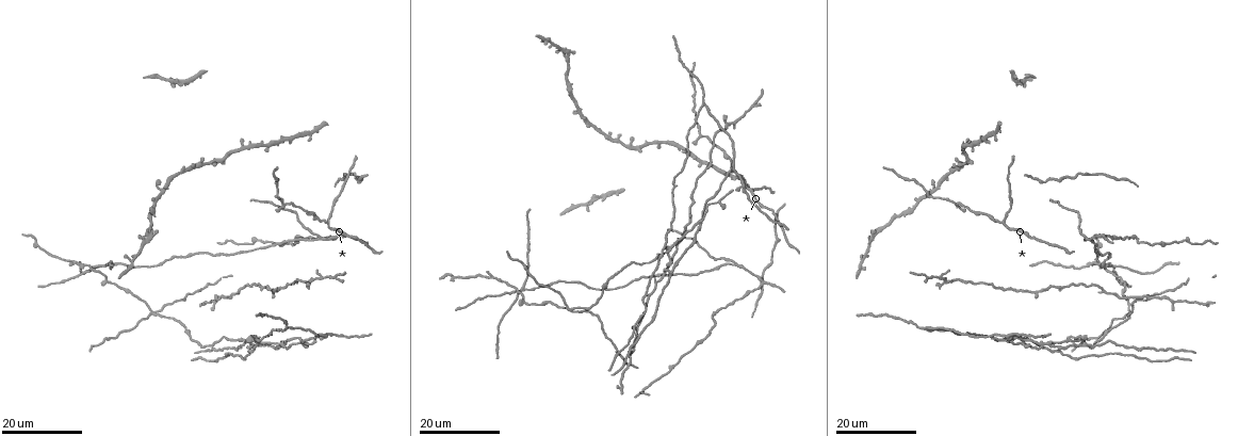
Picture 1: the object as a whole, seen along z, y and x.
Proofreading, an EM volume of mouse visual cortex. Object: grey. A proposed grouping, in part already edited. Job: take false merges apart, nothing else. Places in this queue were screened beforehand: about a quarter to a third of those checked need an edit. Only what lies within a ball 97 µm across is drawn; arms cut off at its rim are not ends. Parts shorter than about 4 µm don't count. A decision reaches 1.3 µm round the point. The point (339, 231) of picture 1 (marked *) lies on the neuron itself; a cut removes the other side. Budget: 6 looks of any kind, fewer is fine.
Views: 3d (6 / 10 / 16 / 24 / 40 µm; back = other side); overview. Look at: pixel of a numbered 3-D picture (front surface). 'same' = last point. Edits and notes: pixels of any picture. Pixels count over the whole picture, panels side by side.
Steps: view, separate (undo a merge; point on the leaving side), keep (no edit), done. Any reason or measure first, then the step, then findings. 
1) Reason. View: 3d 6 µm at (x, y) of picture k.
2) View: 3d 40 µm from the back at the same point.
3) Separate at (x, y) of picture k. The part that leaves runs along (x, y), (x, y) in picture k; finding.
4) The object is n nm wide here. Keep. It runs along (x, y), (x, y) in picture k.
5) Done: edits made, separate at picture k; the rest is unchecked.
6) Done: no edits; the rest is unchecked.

Thin arm on a thick one. View: 3d 24 µm at (318, 237) of picture 1.

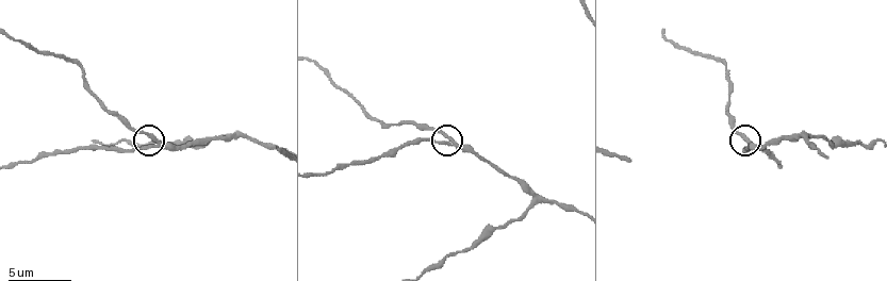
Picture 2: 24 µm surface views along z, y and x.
View: 3d 6 µm at (452, 140) of picture 2.

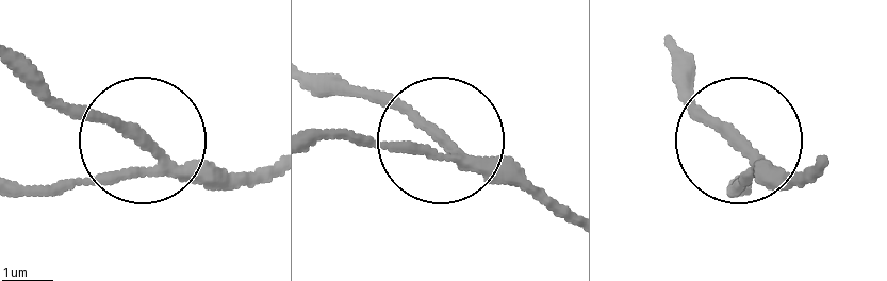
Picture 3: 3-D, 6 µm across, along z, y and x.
The object is 200 nm wide here. Keep. All the same neuron.

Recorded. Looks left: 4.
Three-way junction. View: 3d 16 µm at (535, 197) of picture 2.

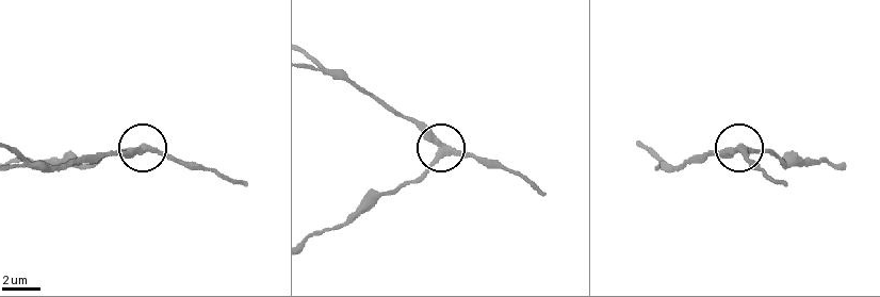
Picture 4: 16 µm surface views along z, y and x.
The object is 310 nm wide here. Separate at (428, 169) of picture 4. The part that leaves runs along (446, 149), (410, 181), (372, 194), (333, 227), (310, 233) in picture 4; a second neuron is stuck on.

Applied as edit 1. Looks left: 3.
Two arms in line, one across. View: 3d 24 µm at (702, 103) of picture 1.

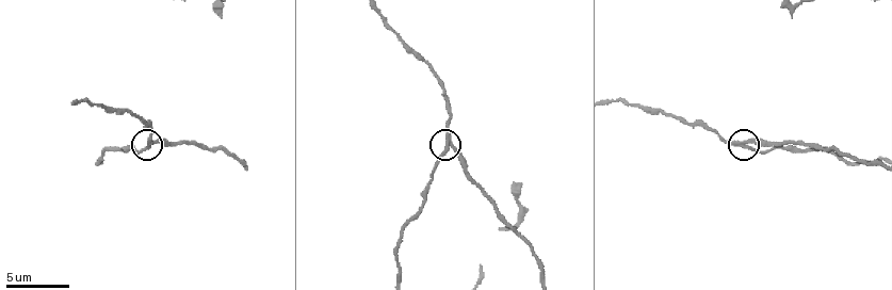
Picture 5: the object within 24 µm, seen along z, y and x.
Zoom in. View: 3d 10 µm at (742, 145) of picture 5.

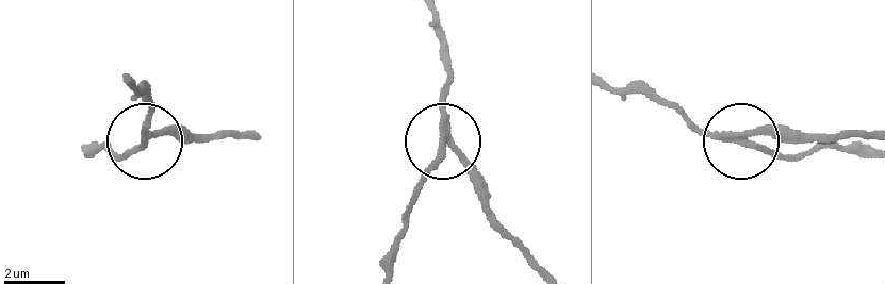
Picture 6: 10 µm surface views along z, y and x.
Separate at (131, 153) of picture 6. The part that leaves runs along (443, 131), (392, 266) in picture 6; two neurons meet here.

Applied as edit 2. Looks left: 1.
Done: edits made, separate at picture 4, separate at picture 6; the rest is unchecked.

